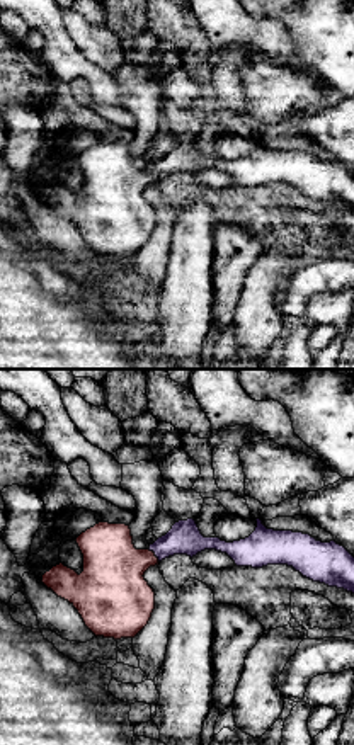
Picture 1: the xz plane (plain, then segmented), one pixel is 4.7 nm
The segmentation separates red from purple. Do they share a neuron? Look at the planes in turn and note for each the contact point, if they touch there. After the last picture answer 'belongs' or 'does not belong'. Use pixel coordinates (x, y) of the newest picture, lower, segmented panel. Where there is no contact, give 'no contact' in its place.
meets red at (154, 555)

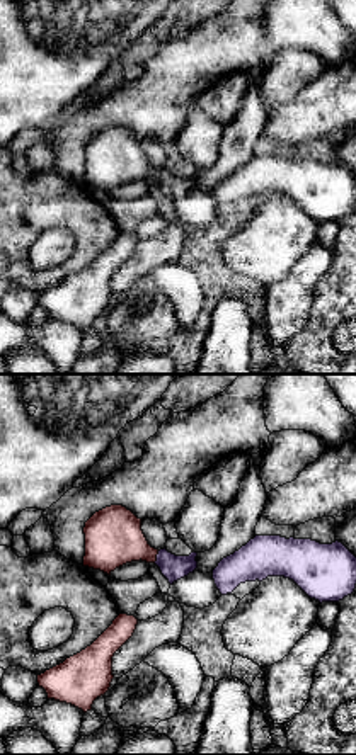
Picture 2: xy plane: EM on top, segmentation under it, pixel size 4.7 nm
meets red at (155, 556)

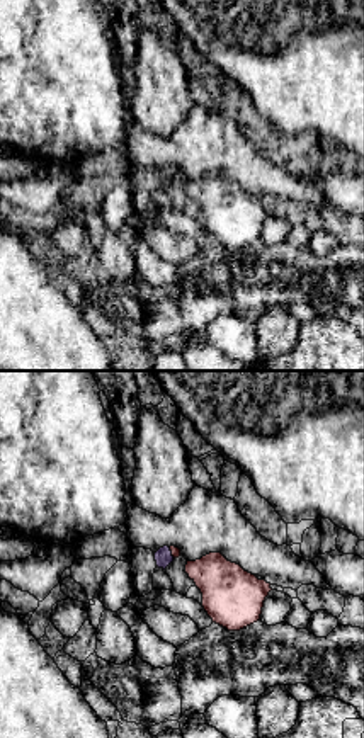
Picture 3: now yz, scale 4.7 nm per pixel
meets red at (172, 553)

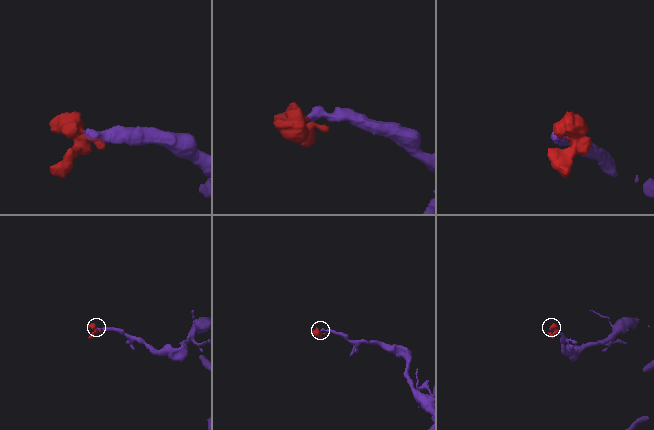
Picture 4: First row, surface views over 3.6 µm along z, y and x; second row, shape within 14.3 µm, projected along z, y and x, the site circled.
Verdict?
belongs

